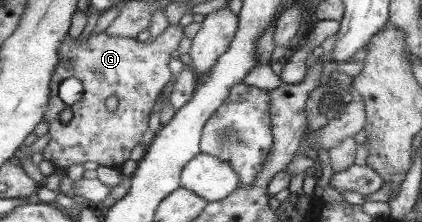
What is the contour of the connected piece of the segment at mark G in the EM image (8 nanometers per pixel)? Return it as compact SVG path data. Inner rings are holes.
M169 24L158 36L144 41L110 36L104 31L82 40L66 35L59 48L59 61L50 85L48 111L44 115L52 140L44 148L43 160L63 170L90 161L118 171L128 160L130 150L140 142L140 136L146 132L148 114L152 112L160 90L170 80L166 64L180 38L182 28L179 24ZM70 76L80 80L83 94L73 105L66 105L58 96L58 88L64 78ZM108 96L115 96L117 100L112 111L104 105ZM66 108L71 108L73 117L68 122L62 122L60 114Z

